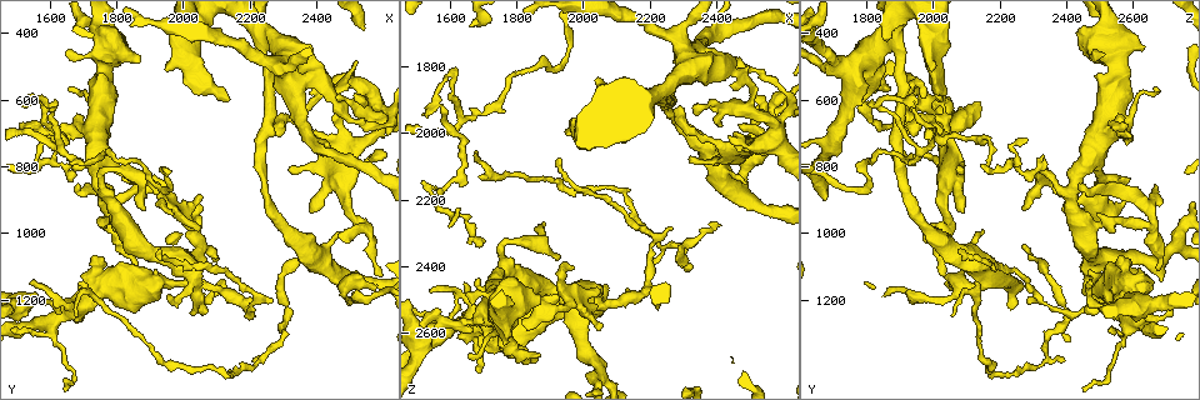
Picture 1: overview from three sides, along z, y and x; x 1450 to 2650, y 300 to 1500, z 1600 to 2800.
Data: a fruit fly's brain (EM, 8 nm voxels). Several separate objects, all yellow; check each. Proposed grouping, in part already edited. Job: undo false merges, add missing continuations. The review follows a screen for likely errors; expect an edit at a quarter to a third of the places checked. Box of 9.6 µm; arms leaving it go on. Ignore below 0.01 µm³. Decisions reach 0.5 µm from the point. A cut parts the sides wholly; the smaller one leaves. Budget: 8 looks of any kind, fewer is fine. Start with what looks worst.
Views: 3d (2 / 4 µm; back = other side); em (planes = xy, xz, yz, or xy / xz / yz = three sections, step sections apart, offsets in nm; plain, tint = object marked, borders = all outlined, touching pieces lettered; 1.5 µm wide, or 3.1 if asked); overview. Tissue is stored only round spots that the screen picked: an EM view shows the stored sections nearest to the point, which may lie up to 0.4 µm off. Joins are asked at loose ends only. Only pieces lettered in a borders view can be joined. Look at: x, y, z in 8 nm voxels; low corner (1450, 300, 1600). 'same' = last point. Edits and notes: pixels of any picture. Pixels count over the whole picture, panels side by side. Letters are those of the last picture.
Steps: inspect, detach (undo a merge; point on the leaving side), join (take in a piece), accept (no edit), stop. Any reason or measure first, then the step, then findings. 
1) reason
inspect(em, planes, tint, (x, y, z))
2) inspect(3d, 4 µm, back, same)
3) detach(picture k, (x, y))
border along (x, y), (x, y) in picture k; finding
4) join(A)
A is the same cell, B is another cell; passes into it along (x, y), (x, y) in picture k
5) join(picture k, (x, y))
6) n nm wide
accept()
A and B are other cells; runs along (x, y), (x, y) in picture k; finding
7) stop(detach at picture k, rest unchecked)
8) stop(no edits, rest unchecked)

tapers out
inspect(3d, 4 µm, (2410, 1050, 2280))

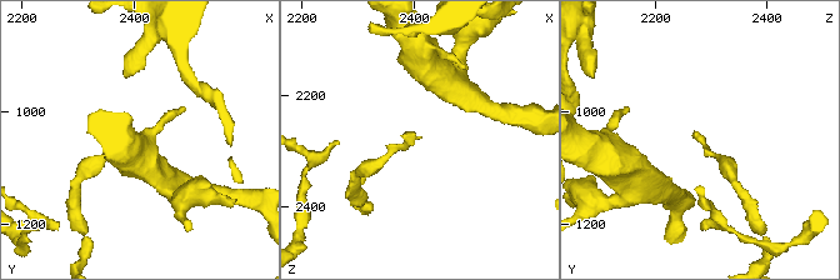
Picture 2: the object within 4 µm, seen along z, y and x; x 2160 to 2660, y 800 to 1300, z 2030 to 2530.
now the EM
inspect(em, xz, step 8, tint, (2410, 1045, 2270))

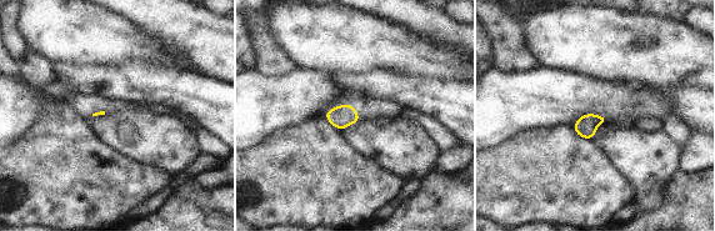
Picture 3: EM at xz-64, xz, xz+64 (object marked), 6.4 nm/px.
inspect(em, xz, step 8, borders, same)

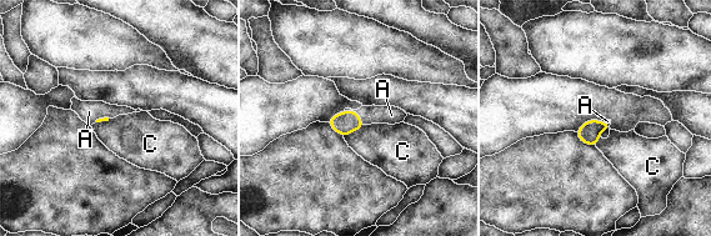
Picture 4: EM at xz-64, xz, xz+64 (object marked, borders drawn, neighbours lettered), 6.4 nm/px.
join(A)
A is the same cell, C is another cell; passes into it along (345, 122), (356, 113), (391, 115) in picture 4; the neuron continues

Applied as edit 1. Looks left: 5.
redraw
inspect(overview)

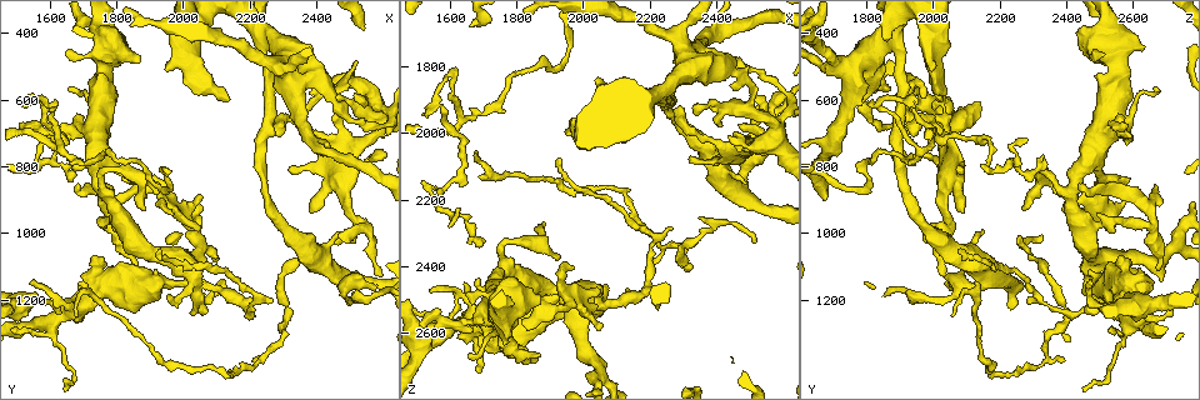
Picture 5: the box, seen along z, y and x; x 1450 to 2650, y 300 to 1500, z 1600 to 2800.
four-way junction
inspect(em, planes, tint, (1780, 980, 2650))

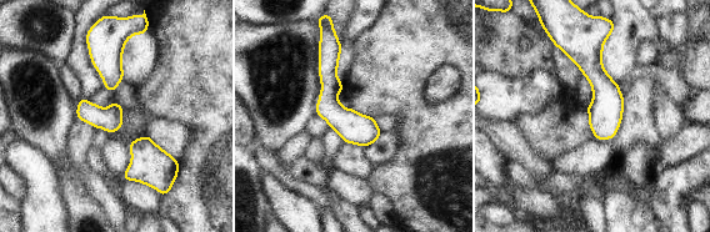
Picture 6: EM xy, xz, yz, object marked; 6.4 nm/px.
what lies round it
inspect(em, planes, borders, same)

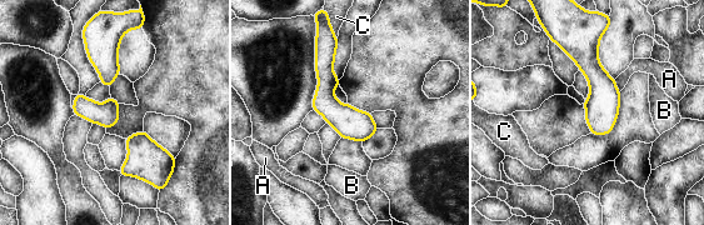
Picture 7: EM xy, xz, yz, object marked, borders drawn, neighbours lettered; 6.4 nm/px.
150 nm wide
accept()
A, B and C are other cells; runs along (331, 39), (325, 100), (363, 138) in picture 7; all the same neuron

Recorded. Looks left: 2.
inspect(em, xy, step 8, tint, (1670, 1250, 2060))

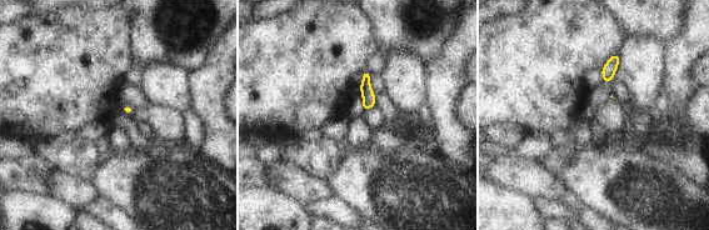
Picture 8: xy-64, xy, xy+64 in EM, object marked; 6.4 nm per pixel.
inspect(em, planes, borders, same)

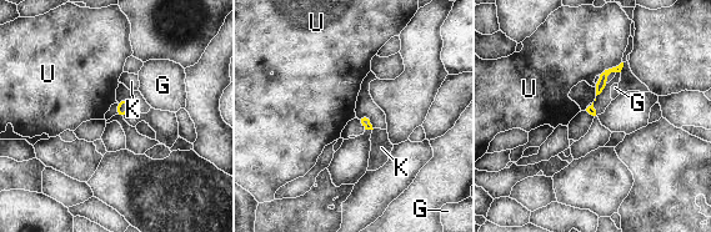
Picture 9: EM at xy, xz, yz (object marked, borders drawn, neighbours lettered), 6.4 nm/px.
accept()
G, K and U are other cells; border along (621, 61), (596, 75) in picture 9; no lettered piece goes on from it

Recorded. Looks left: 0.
stop(join at picture 4, rest unchecked)

